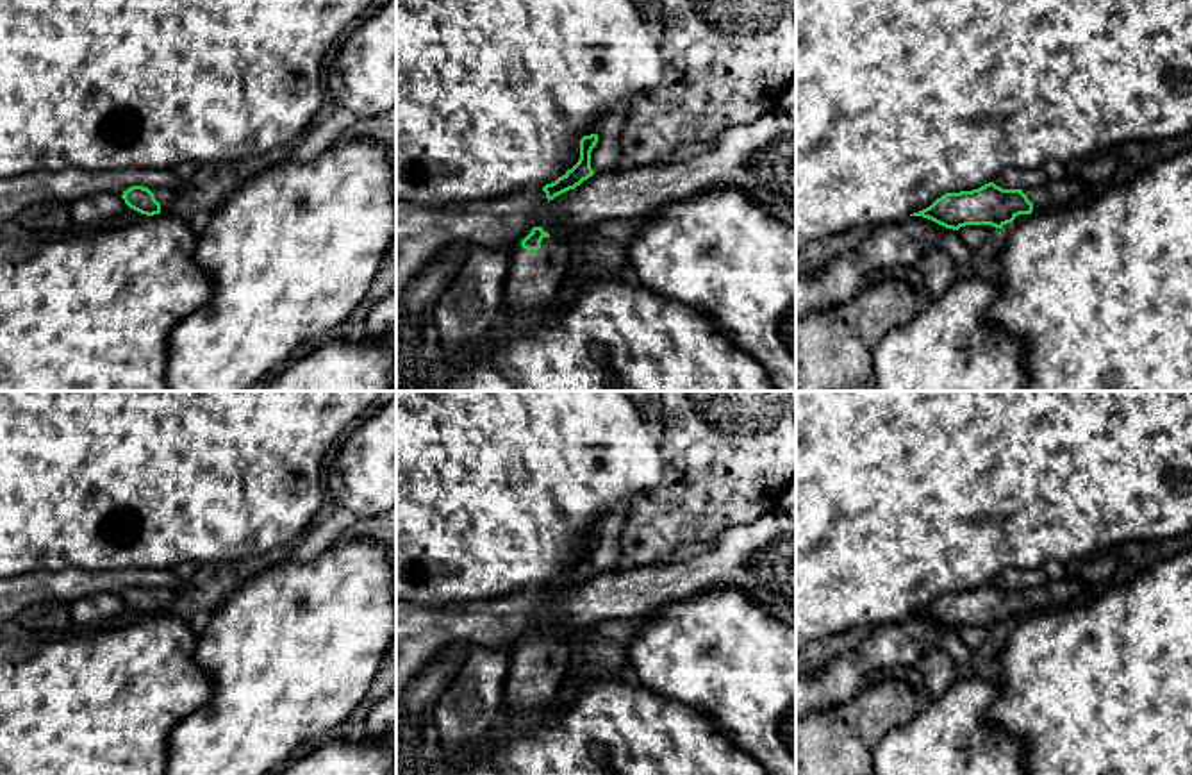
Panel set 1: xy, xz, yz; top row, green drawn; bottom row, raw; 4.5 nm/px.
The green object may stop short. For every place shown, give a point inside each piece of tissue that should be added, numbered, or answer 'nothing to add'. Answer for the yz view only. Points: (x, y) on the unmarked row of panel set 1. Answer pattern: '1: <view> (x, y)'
1: yz (1053, 595)

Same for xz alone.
1: xz (534, 675)

